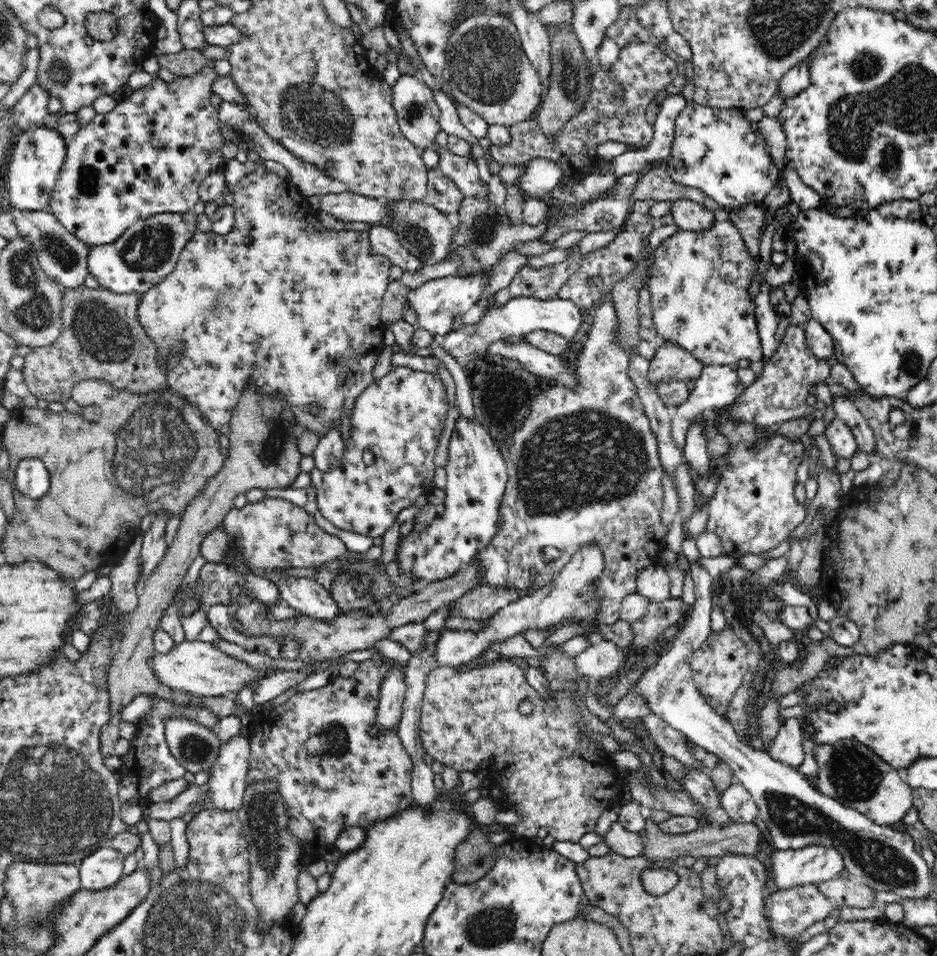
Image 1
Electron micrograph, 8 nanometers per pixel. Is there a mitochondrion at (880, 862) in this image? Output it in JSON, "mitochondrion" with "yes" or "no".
{"mitochondrion":"yes"}

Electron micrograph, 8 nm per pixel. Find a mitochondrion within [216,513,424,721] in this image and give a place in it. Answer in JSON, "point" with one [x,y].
{"point":[353,584]}

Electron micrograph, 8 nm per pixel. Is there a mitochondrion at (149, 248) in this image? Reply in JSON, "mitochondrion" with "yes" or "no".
{"mitochondrion":"yes"}

